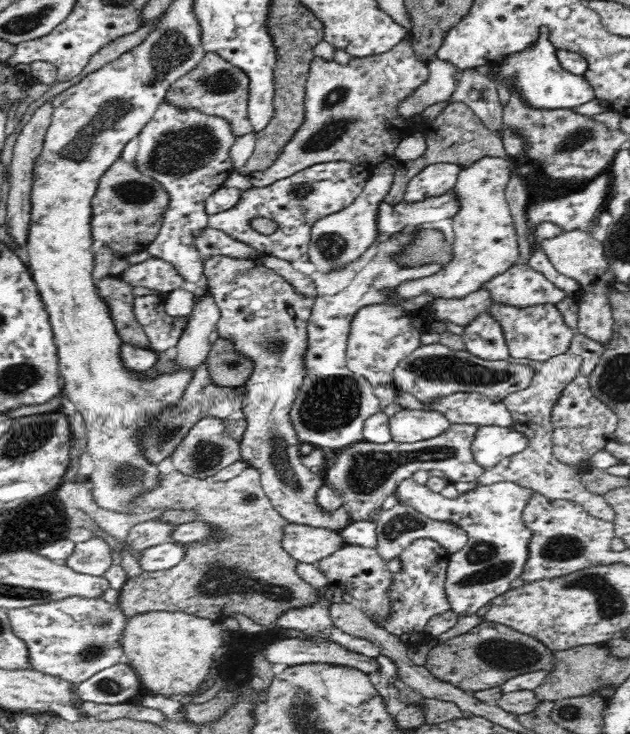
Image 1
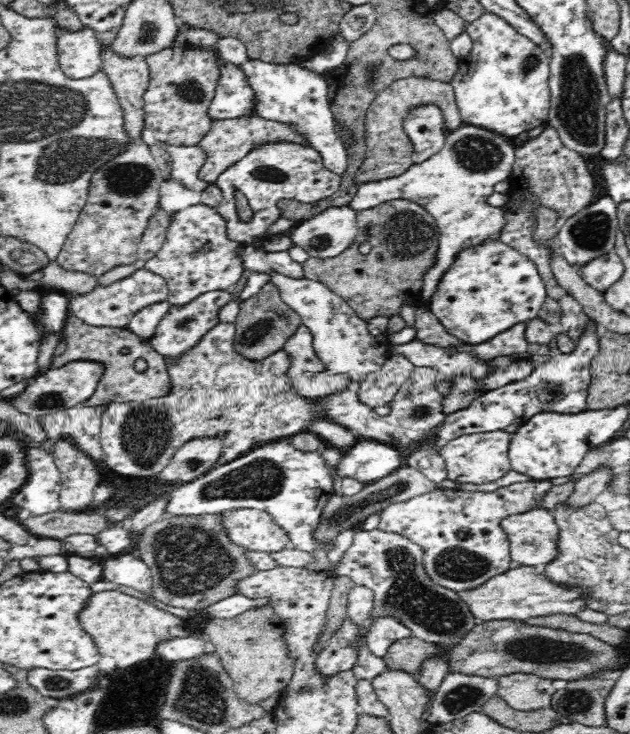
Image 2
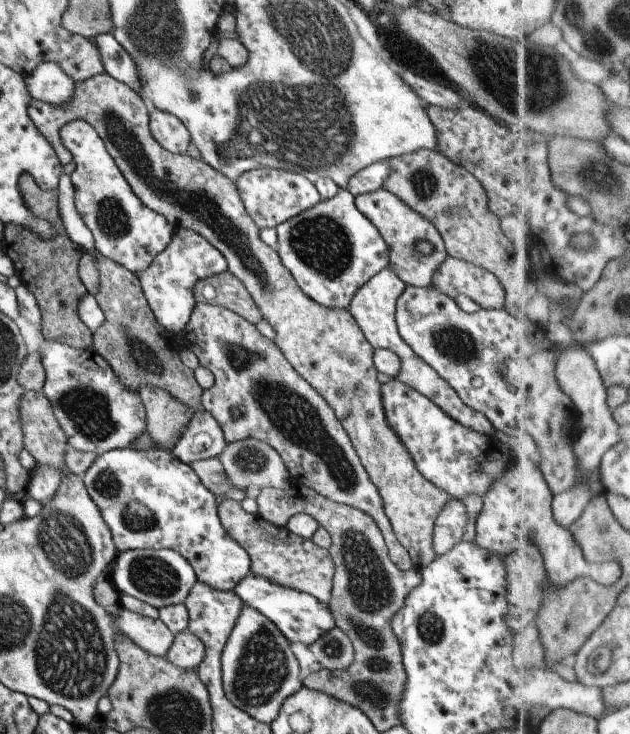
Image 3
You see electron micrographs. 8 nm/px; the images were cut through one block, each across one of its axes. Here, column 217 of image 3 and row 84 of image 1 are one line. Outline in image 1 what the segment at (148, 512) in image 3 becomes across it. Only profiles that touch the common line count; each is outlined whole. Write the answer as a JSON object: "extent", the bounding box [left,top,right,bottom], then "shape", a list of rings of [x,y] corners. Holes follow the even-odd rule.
{"extent":[496,27,595,109],"shape":[[[548,27],[539,29],[538,42],[534,47],[526,48],[522,52],[510,54],[504,62],[496,65],[500,71],[503,82],[516,81],[516,85],[522,89],[525,100],[534,107],[543,109],[572,109],[576,106],[586,104],[595,98],[592,85],[586,77],[578,76],[568,72],[560,64],[558,49],[550,40],[551,34]]]}

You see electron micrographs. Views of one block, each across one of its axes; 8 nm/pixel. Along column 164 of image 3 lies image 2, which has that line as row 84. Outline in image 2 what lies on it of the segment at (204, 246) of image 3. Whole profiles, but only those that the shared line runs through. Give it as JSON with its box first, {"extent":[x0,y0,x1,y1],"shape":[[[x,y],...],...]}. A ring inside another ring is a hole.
{"extent":[238,58,349,176],"shape":[[[248,58],[238,67],[254,91],[255,114],[266,120],[285,122],[295,128],[322,155],[325,167],[342,176],[349,163],[347,149],[334,133],[333,112],[328,99],[329,86],[323,75],[298,63],[272,64],[256,58]]]}

